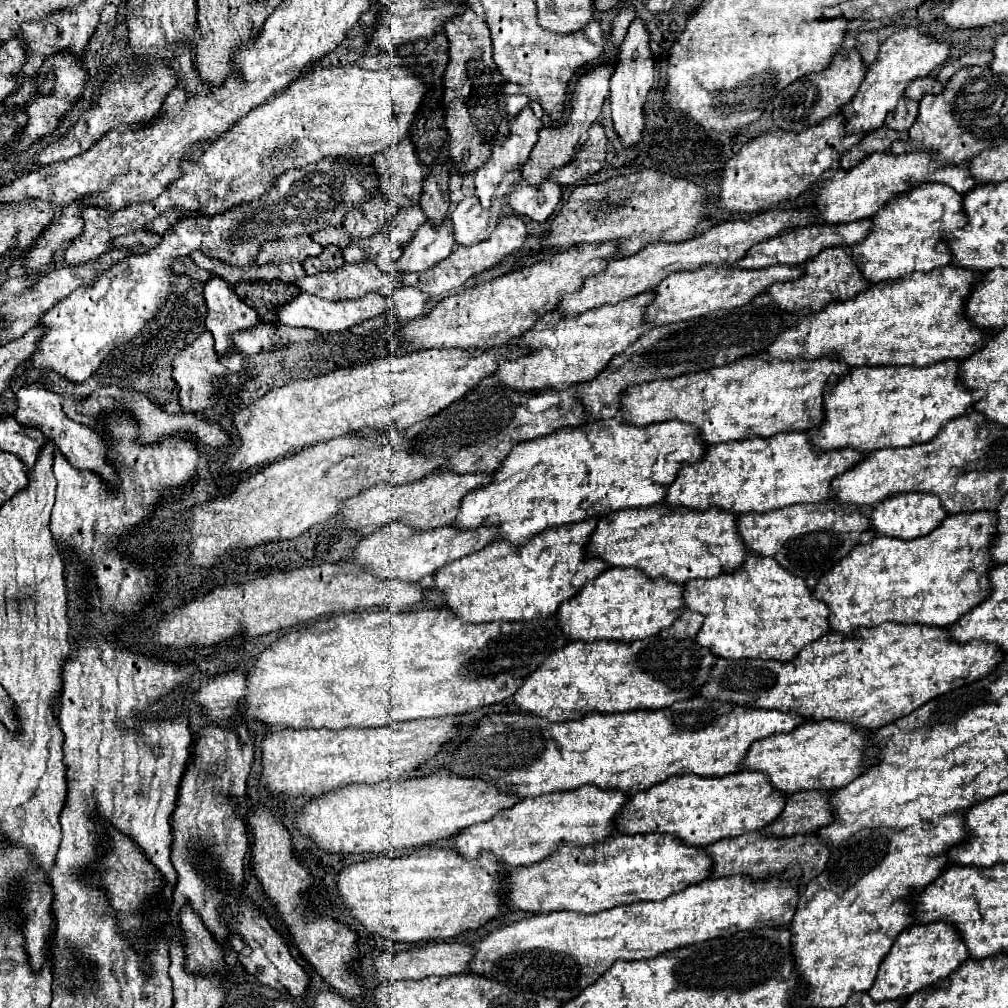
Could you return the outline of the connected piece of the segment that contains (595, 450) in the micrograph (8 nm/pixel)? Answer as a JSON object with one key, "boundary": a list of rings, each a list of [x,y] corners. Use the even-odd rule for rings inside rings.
{"boundary":[[[610,418],[604,422],[582,424],[578,428],[562,428],[548,436],[516,444],[504,464],[492,472],[492,482],[470,490],[462,498],[458,516],[454,518],[452,526],[462,530],[480,526],[498,528],[500,540],[522,546],[528,538],[550,526],[584,522],[588,518],[600,514],[604,516],[608,512],[624,508],[662,504],[666,488],[670,482],[674,482],[678,470],[690,462],[698,462],[702,458],[702,452],[704,444],[698,440],[698,432],[690,428],[690,424],[678,424],[678,420],[654,424],[650,428],[634,428],[628,422]]]}

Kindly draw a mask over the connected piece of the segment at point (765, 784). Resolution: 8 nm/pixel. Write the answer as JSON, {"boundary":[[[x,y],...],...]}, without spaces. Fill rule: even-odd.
{"boundary":[[[740,770],[728,776],[696,776],[684,774],[668,778],[642,790],[626,800],[618,818],[616,830],[622,834],[660,832],[678,836],[686,844],[708,846],[720,838],[740,836],[760,830],[770,824],[784,808],[784,794],[770,786],[766,774]]]}

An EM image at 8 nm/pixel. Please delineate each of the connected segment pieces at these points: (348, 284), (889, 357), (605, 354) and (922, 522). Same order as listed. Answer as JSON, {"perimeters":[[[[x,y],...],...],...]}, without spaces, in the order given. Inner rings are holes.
{"perimeters":[[[[360,260],[358,264],[346,262],[342,268],[304,276],[294,284],[310,294],[322,296],[326,300],[348,300],[358,298],[368,292],[378,292],[383,288],[383,296],[388,298],[396,282],[394,276],[382,272],[374,260]]],[[[942,266],[934,272],[914,272],[902,280],[888,280],[882,284],[870,286],[866,292],[860,292],[854,300],[842,300],[842,304],[826,304],[822,312],[800,320],[796,326],[790,326],[770,348],[766,350],[768,360],[816,360],[822,356],[832,356],[844,360],[852,366],[928,366],[940,360],[962,360],[970,356],[978,344],[982,344],[984,330],[974,326],[964,318],[964,298],[970,292],[978,272]]],[[[642,292],[618,304],[604,304],[598,308],[590,308],[578,316],[562,318],[554,326],[534,326],[530,328],[530,332],[524,332],[522,336],[510,340],[512,346],[528,348],[530,352],[514,362],[500,364],[494,378],[498,380],[498,384],[518,392],[544,390],[558,384],[572,386],[586,382],[594,378],[598,372],[602,372],[614,354],[622,354],[628,348],[628,344],[642,336],[642,314],[650,302],[652,294]]],[[[912,492],[912,494],[898,494],[898,496],[882,500],[872,510],[870,522],[872,522],[874,530],[878,534],[882,534],[882,536],[912,540],[912,538],[920,538],[920,536],[926,536],[928,532],[932,532],[946,516],[948,514],[942,508],[938,496],[934,496],[934,494],[922,494],[922,492]]]]}

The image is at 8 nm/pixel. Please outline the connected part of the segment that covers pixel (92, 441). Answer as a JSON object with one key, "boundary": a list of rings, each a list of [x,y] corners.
{"boundary":[[[30,382],[30,384],[20,386],[20,390],[16,392],[16,398],[18,398],[18,404],[16,404],[14,418],[24,426],[32,426],[32,428],[42,430],[42,434],[46,438],[54,440],[58,450],[70,460],[72,466],[98,472],[104,480],[110,480],[110,482],[116,478],[114,468],[106,466],[106,442],[104,442],[104,438],[98,432],[94,432],[90,426],[84,426],[84,424],[70,420],[64,414],[62,406],[58,402],[58,396],[52,390],[48,390],[40,382]]]}

